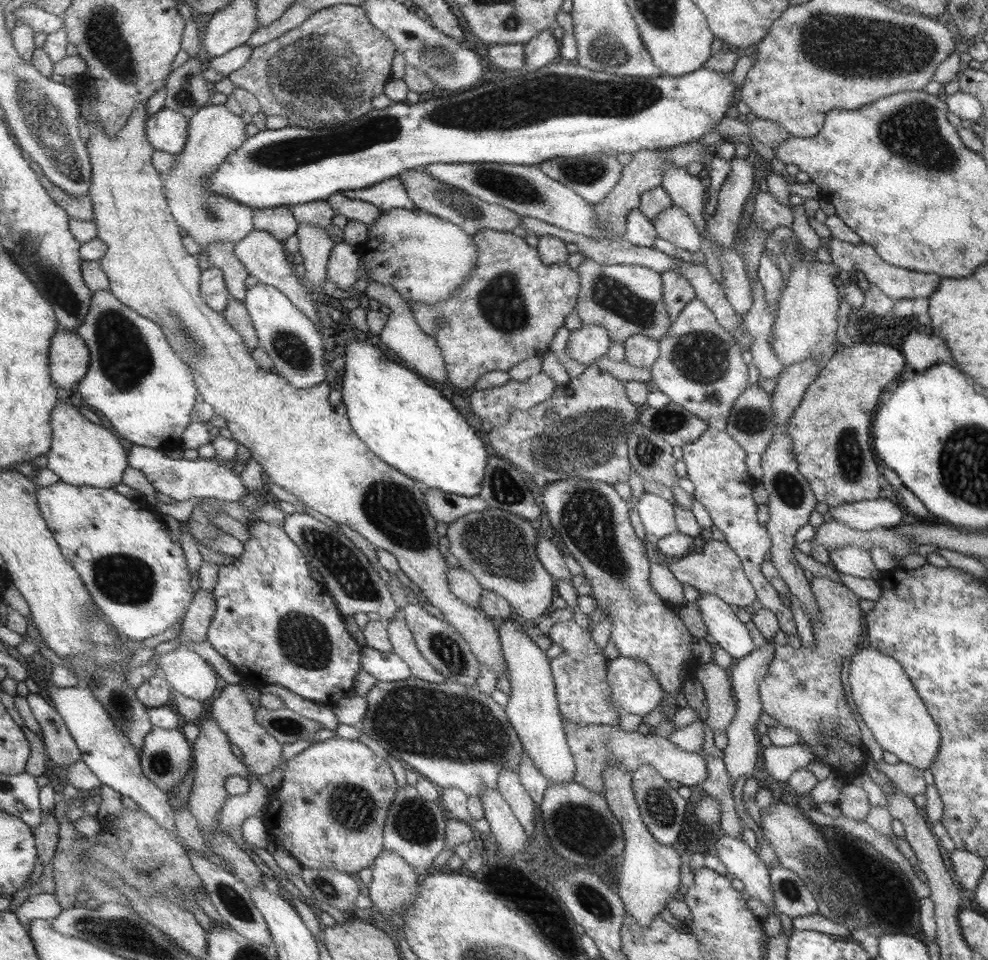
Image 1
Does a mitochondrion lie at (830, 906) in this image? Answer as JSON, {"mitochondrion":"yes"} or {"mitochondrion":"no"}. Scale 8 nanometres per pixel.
{"mitochondrion":"yes"}

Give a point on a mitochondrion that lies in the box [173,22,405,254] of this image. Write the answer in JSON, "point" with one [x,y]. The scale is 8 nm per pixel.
{"point":[313,79]}

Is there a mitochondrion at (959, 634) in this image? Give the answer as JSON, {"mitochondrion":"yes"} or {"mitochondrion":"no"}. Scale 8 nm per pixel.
{"mitochondrion":"no"}

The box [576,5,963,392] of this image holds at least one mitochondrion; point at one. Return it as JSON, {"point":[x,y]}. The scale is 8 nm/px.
{"point":[853,47]}

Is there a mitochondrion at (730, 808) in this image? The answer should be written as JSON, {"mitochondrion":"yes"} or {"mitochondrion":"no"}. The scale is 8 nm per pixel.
{"mitochondrion":"no"}

